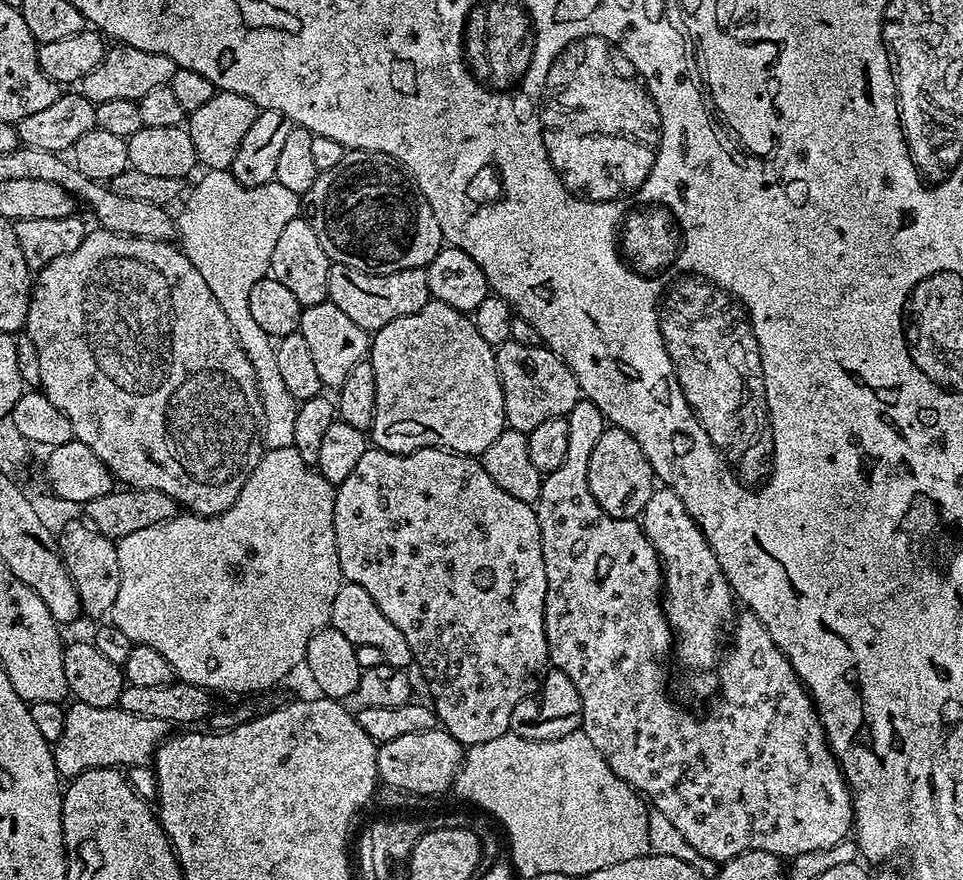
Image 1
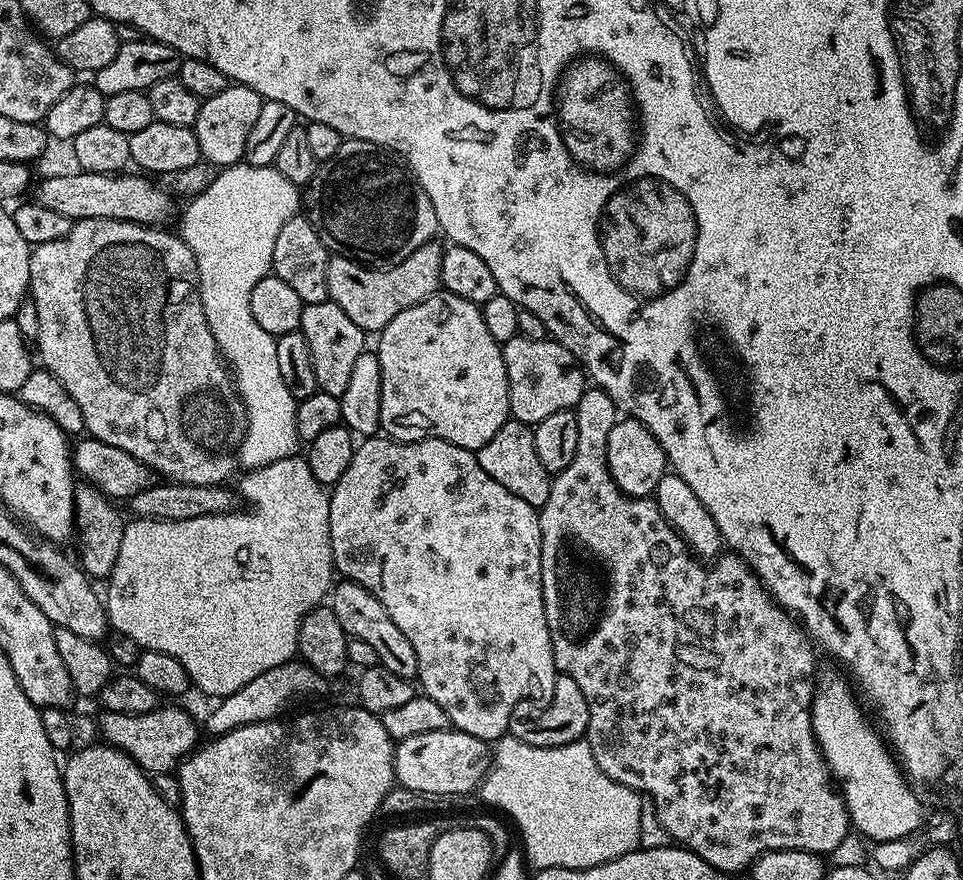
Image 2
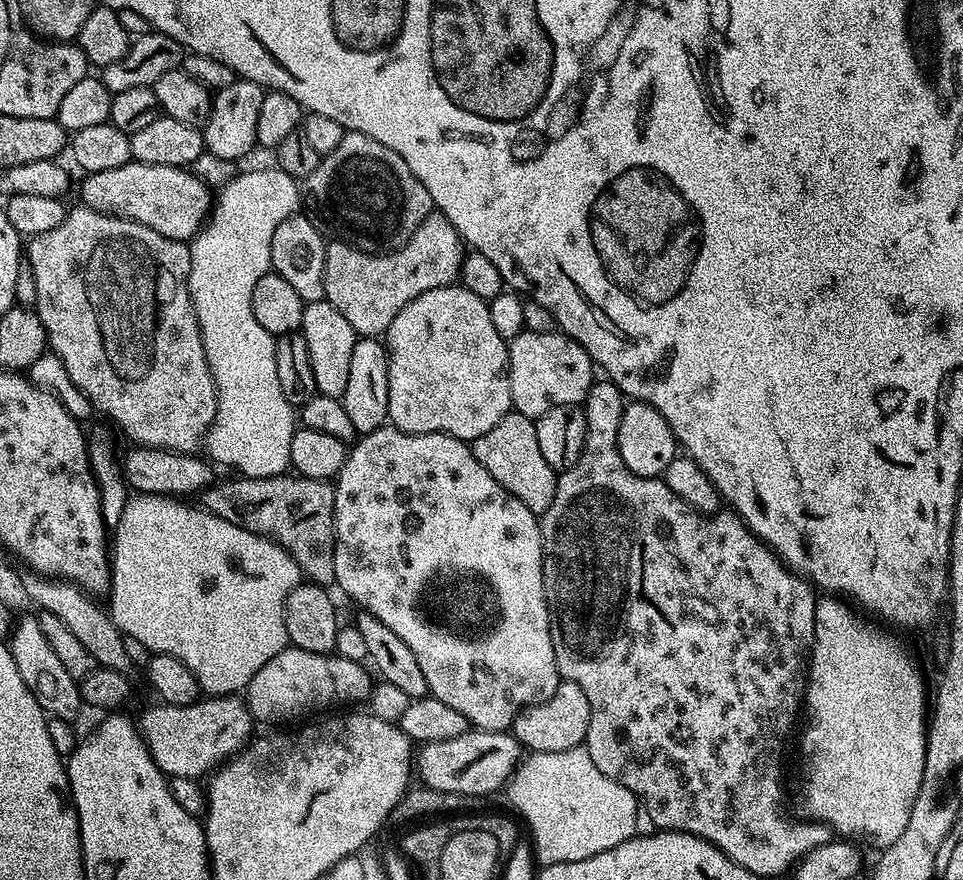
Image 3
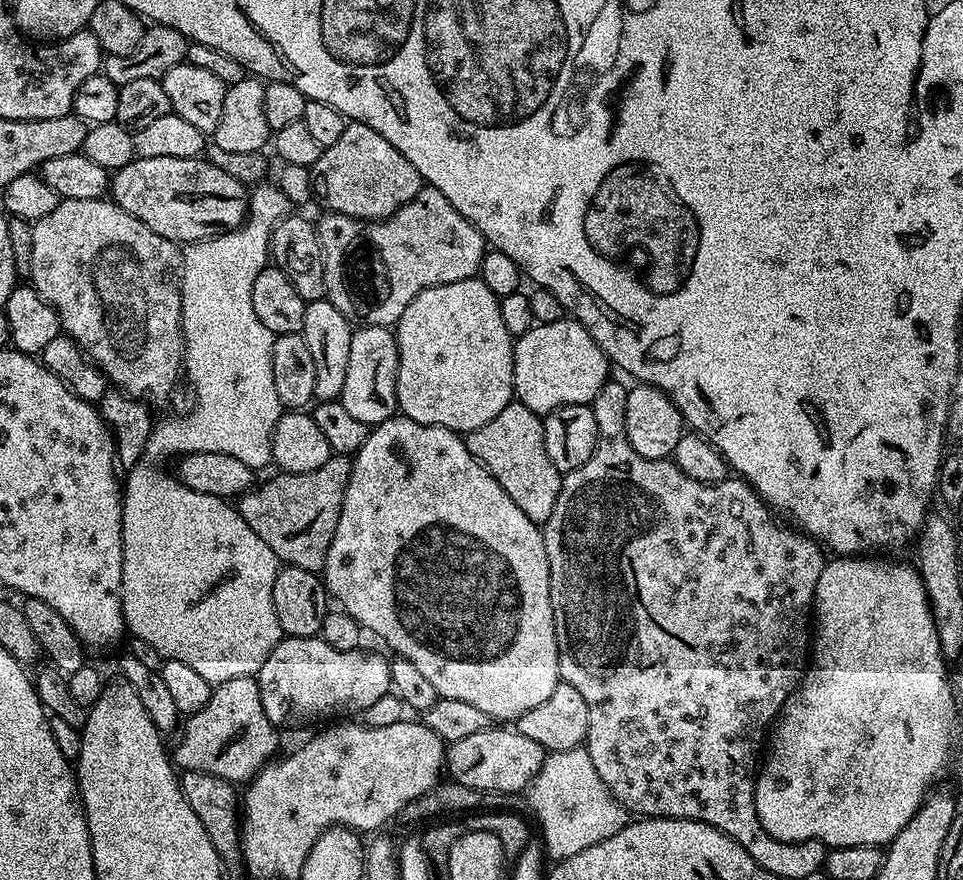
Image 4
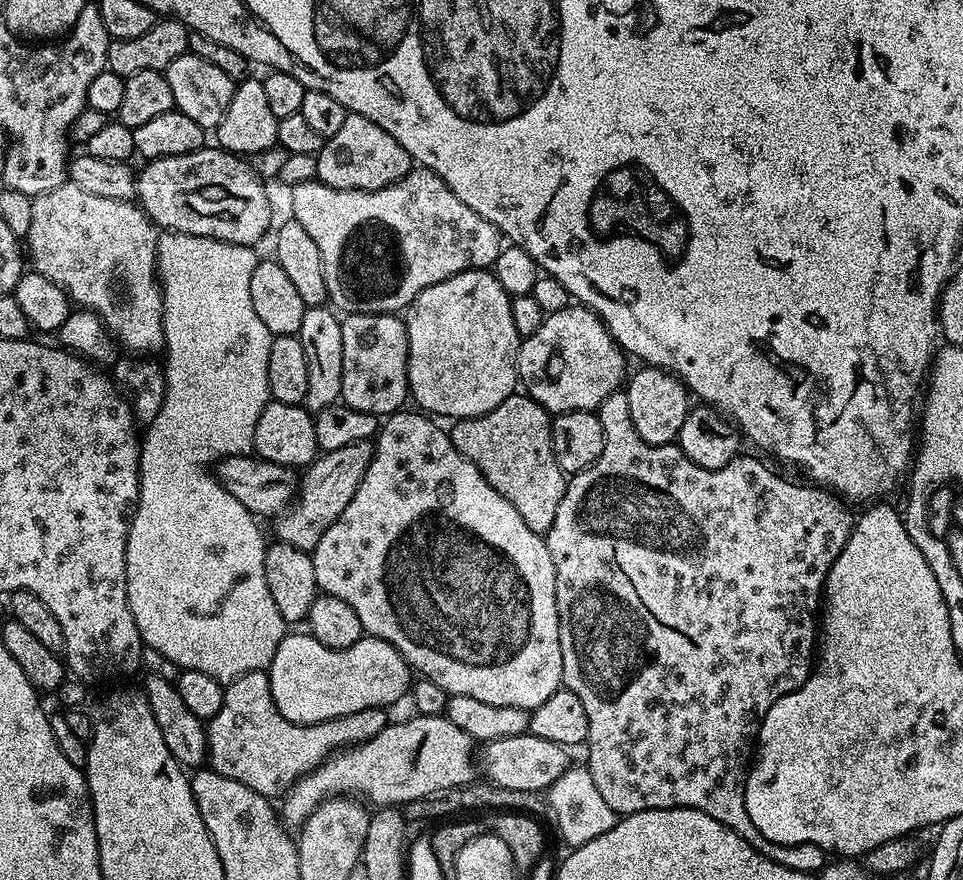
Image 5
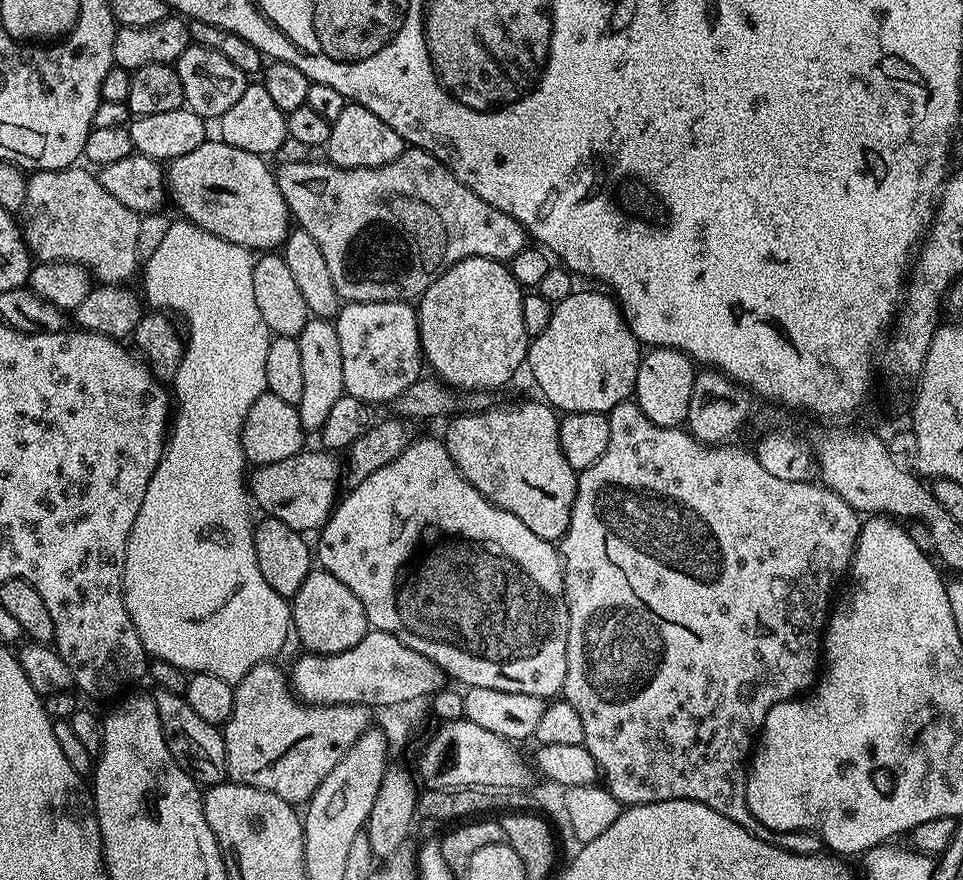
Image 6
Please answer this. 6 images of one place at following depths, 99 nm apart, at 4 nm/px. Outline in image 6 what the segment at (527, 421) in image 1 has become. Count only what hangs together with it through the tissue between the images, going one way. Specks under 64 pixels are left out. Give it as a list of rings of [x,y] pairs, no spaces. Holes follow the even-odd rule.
[[[572,291],[561,304],[553,307],[552,317],[546,330],[542,330],[542,334],[531,337],[526,368],[532,371],[532,380],[540,387],[539,395],[557,413],[602,412],[606,414],[614,406],[629,399],[636,391],[642,345],[624,323],[624,313],[620,311],[619,303],[611,295],[601,292]]]

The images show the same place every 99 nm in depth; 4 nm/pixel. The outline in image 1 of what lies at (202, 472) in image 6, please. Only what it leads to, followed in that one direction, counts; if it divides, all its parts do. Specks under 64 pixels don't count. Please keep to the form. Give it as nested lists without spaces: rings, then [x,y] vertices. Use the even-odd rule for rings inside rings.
[[[208,170],[203,174],[205,176],[193,186],[192,193],[190,193],[191,188],[187,193],[180,216],[178,212],[175,217],[179,247],[190,258],[190,262],[194,262],[198,274],[206,278],[206,286],[210,286],[210,294],[214,294],[226,318],[230,318],[232,333],[236,335],[236,340],[242,346],[246,358],[250,358],[250,366],[254,366],[254,374],[264,407],[264,418],[294,418],[298,402],[292,397],[290,390],[286,390],[282,374],[278,371],[278,358],[273,337],[268,336],[266,330],[262,330],[262,326],[258,326],[258,322],[254,322],[250,314],[250,290],[254,282],[263,280],[269,275],[270,254],[274,254],[274,245],[278,243],[286,222],[297,219],[301,215],[301,197],[296,196],[294,190],[286,190],[286,186],[275,182],[247,188],[238,183],[228,170],[223,172]],[[272,450],[260,457],[258,466],[254,466],[254,474],[250,474],[250,478],[246,478],[246,486],[242,486],[242,490],[238,494],[238,498],[229,508],[220,516],[198,516],[195,514],[177,514],[173,520],[158,526],[146,526],[146,530],[134,530],[134,534],[126,534],[118,541],[116,549],[118,550],[118,570],[120,571],[120,585],[118,586],[118,598],[114,602],[110,613],[111,623],[118,626],[118,630],[123,630],[126,638],[130,638],[133,644],[141,644],[142,646],[150,646],[154,650],[158,650],[158,654],[162,654],[162,658],[166,658],[166,662],[170,662],[170,666],[176,672],[176,680],[193,684],[199,688],[206,688],[213,694],[219,692],[260,692],[263,688],[268,688],[271,684],[279,682],[283,676],[288,676],[296,667],[304,664],[304,655],[306,654],[306,646],[310,642],[310,638],[318,630],[329,627],[332,623],[332,611],[334,610],[334,594],[338,594],[342,577],[340,574],[340,563],[338,562],[338,550],[336,549],[336,539],[334,538],[334,502],[336,501],[336,488],[326,478],[322,478],[319,472],[313,470],[309,464],[302,462],[302,454],[298,454],[295,450]]]

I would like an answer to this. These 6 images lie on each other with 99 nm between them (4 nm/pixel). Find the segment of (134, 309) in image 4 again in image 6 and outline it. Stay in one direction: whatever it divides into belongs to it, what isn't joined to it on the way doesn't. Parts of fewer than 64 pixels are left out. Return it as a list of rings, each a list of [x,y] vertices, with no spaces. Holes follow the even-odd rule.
[[[73,166],[64,168],[60,172],[33,172],[28,176],[28,189],[26,190],[26,206],[22,213],[22,235],[25,244],[28,246],[28,251],[37,261],[40,262],[79,262],[86,266],[87,271],[101,285],[104,286],[124,286],[129,282],[128,279],[132,275],[137,275],[138,265],[142,260],[142,252],[140,256],[140,220],[141,217],[137,213],[130,211],[126,206],[122,206],[122,202],[118,202],[118,198],[114,198],[114,194],[106,194],[106,190],[100,184],[99,179],[95,175],[92,176],[87,172],[87,167]]]

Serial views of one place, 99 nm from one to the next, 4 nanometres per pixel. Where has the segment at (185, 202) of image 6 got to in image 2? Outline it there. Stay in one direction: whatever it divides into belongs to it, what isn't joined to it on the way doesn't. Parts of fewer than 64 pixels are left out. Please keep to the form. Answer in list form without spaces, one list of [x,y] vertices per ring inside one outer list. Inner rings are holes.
[[[71,170],[61,176],[48,176],[36,188],[35,203],[46,210],[54,210],[54,214],[66,214],[72,221],[89,220],[128,220],[131,224],[145,226],[163,225],[163,220],[172,216],[173,197],[144,174],[98,174]]]

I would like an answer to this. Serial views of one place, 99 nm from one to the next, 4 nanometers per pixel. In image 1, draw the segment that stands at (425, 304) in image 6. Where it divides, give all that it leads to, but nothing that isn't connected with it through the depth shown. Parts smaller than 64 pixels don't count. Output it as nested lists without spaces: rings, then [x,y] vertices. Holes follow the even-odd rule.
[[[429,299],[422,310],[386,322],[371,337],[376,405],[370,429],[373,445],[387,452],[413,452],[419,448],[447,448],[461,456],[479,457],[506,427],[504,395],[496,365],[496,348],[478,334],[471,315]]]

